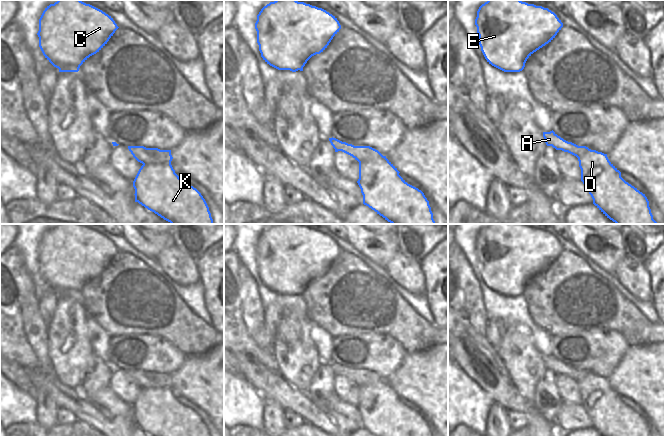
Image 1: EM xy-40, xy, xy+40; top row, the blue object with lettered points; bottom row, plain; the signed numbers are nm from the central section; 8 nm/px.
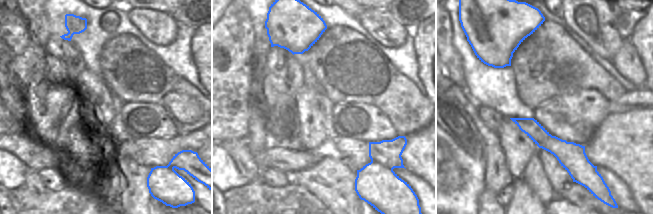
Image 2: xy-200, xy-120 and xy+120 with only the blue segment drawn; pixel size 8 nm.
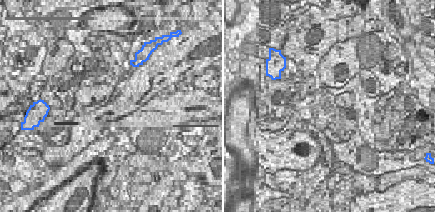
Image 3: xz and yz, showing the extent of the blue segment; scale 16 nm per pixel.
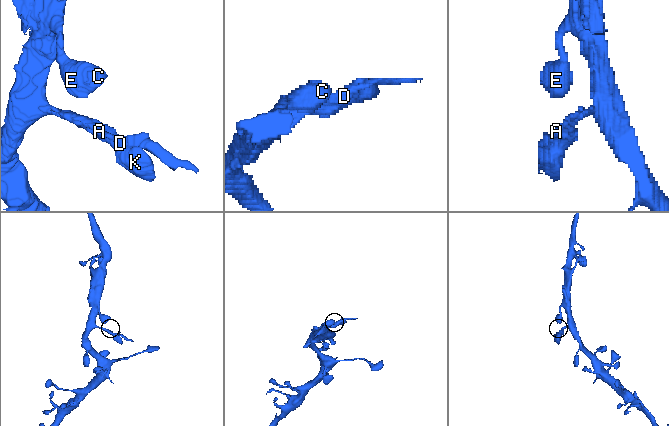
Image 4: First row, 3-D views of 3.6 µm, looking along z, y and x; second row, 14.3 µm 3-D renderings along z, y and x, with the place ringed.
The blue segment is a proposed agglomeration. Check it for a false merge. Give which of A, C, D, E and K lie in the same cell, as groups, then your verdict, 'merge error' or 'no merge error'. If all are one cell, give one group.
A / C D E K; merge error

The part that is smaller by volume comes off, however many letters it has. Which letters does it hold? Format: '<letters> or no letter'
A

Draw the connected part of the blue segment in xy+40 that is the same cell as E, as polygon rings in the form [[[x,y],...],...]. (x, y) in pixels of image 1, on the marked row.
[[[488,0],[479,7],[475,25],[485,59],[504,72],[522,71],[527,59],[551,42],[563,27],[561,20],[548,8],[521,0]]]

